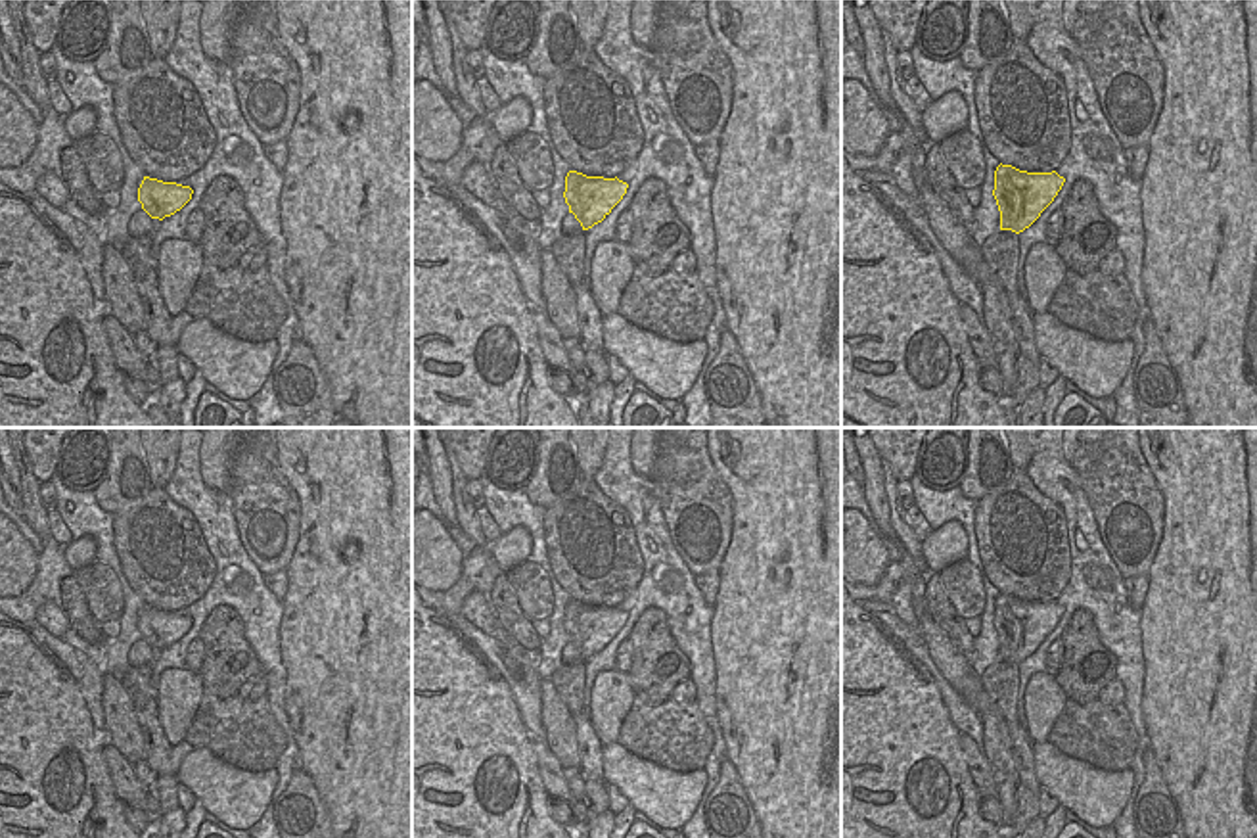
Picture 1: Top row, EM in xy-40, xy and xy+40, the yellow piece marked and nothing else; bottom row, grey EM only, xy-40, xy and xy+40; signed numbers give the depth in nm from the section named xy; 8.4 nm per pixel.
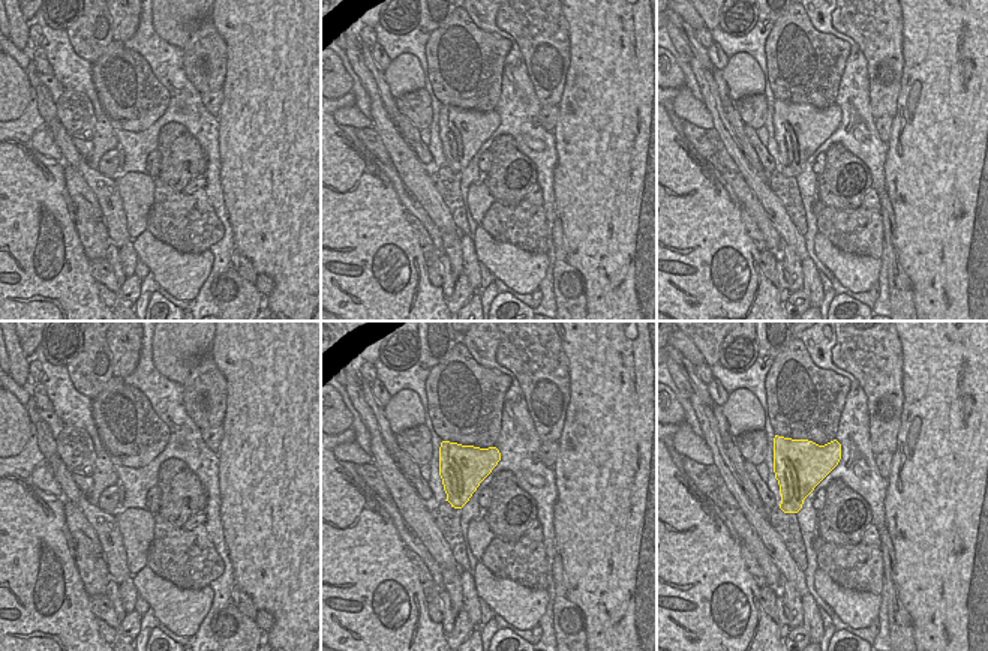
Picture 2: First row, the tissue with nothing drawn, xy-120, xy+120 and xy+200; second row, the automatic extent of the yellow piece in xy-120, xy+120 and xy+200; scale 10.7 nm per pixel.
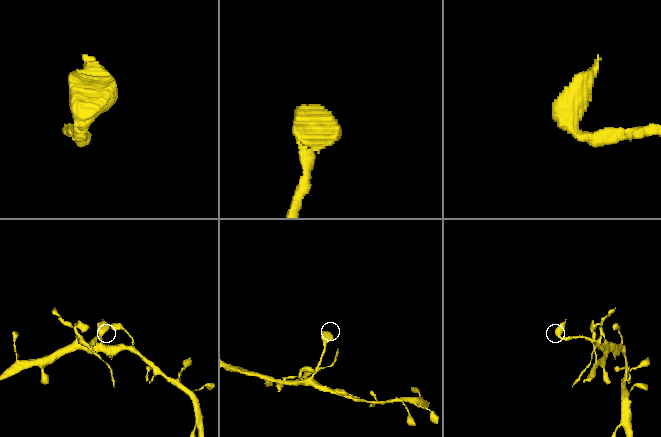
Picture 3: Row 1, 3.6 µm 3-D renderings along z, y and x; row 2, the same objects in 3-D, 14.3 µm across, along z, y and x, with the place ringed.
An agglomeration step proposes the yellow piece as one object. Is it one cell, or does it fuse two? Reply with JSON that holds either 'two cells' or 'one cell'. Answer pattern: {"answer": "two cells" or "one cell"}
{"answer": "two cells"}

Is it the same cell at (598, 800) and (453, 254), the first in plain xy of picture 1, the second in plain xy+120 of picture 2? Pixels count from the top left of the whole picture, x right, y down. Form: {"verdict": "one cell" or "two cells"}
{"verdict": "two cells"}

